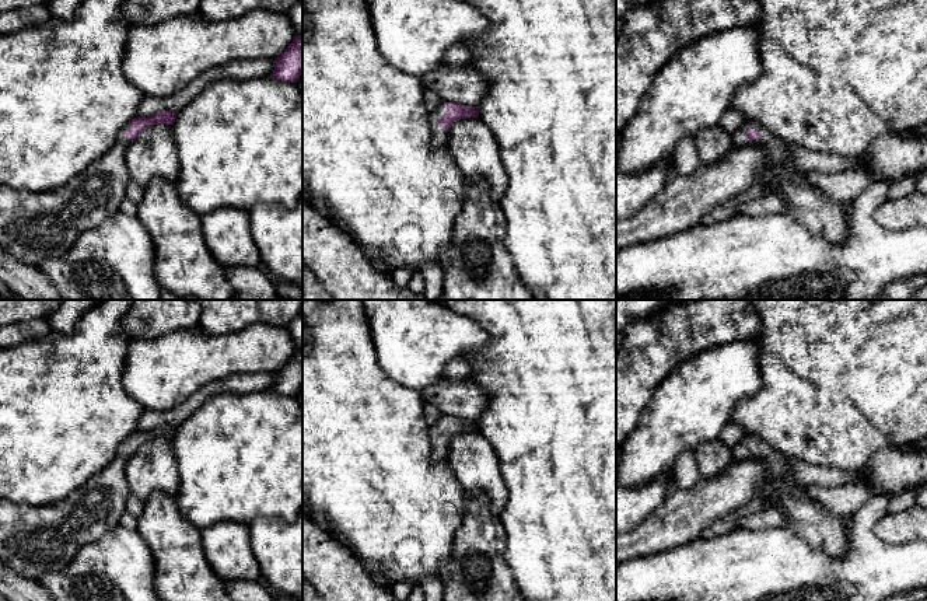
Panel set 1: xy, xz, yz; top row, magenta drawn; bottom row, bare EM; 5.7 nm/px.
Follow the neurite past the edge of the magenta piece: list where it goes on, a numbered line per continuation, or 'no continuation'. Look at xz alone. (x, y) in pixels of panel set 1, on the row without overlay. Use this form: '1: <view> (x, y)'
1: xz (440, 451)

